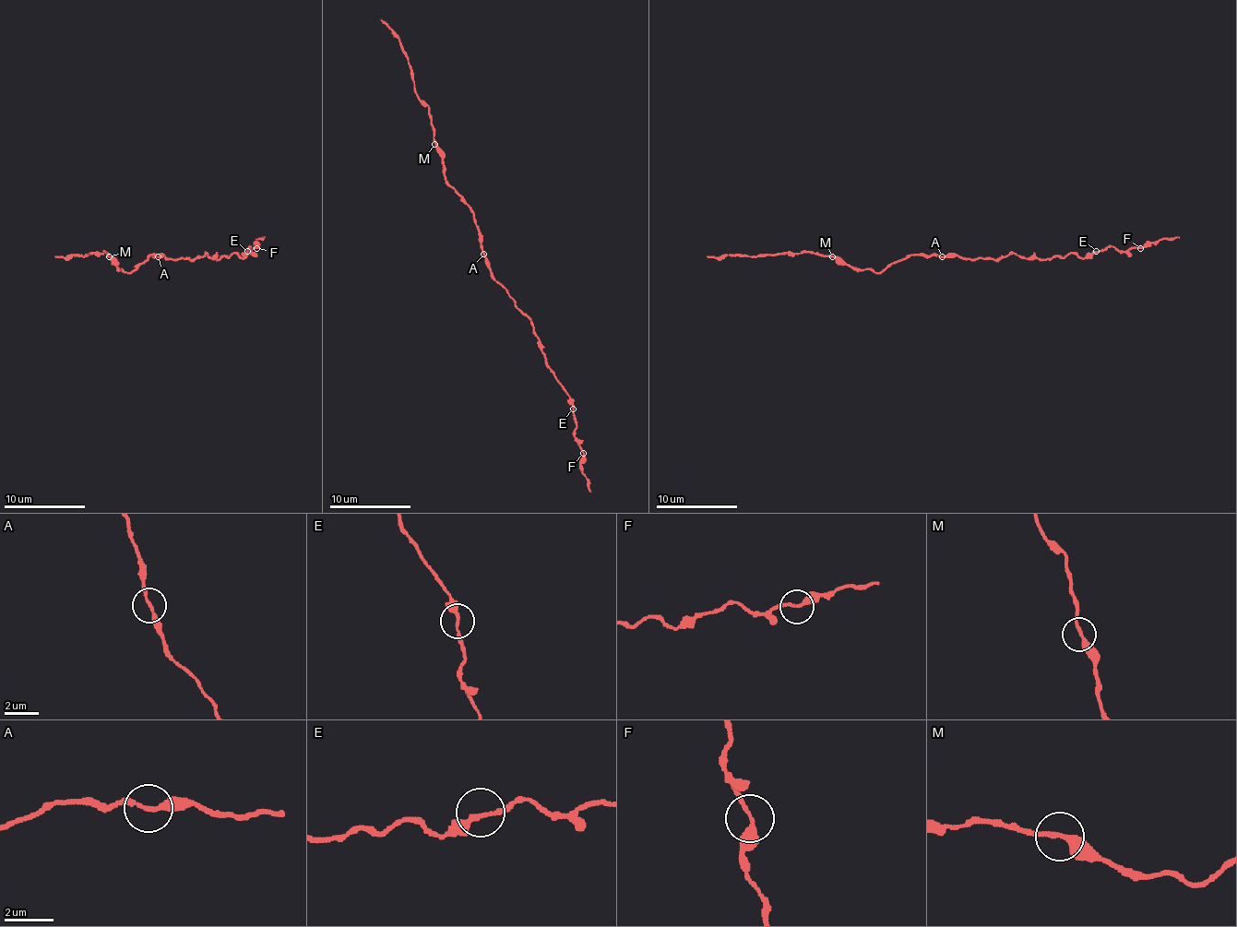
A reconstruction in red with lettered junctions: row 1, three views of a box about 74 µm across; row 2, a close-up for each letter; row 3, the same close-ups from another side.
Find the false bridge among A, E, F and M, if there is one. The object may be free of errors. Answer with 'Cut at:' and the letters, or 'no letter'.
Cut at: no letter

